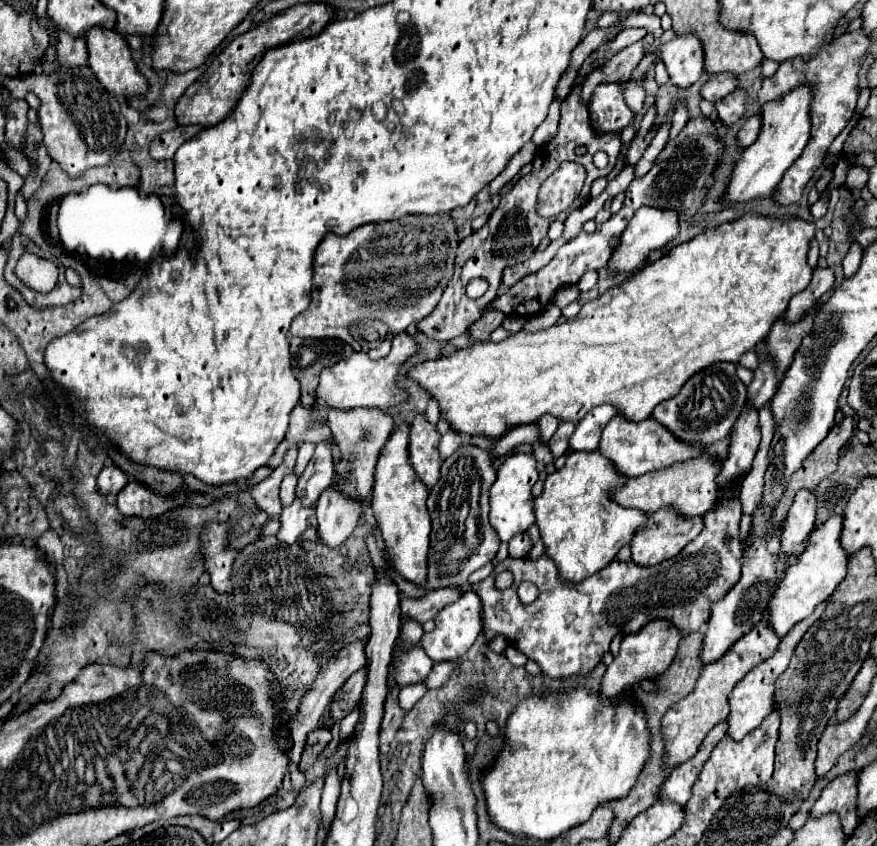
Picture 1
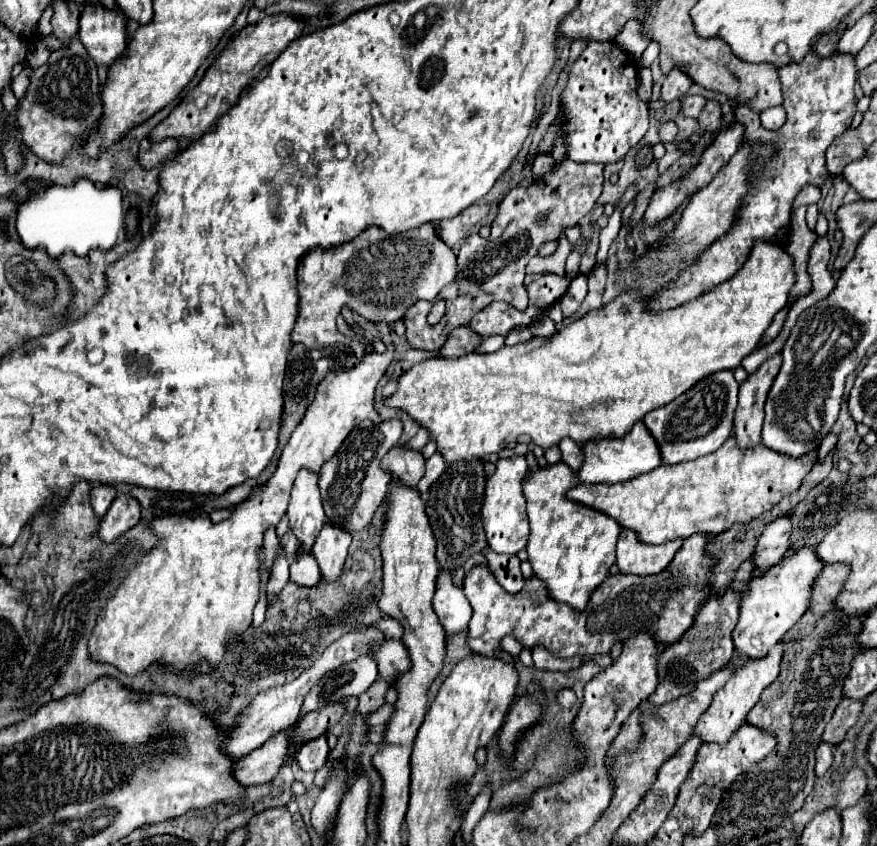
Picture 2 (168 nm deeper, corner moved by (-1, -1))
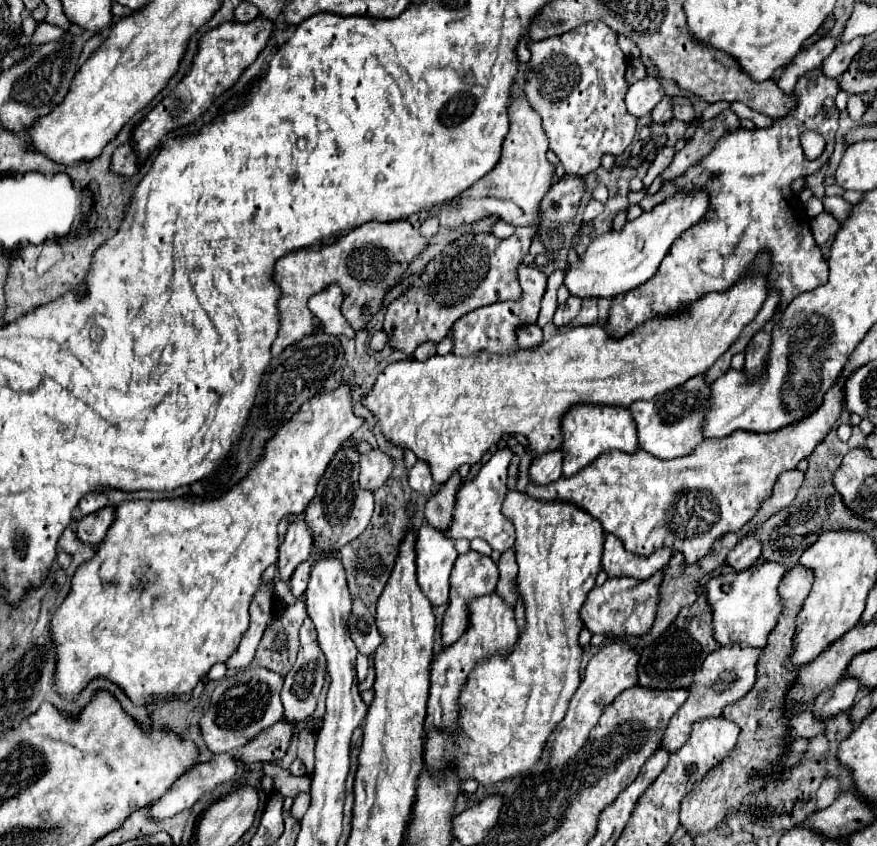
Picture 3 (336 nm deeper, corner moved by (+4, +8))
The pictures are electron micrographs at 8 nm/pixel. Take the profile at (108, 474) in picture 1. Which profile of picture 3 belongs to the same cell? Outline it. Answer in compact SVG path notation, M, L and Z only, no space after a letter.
M97 491L97 493L91 493L91 495L87 495L87 497L83 497L83 499L79 501L79 511L81 511L83 515L89 515L89 513L95 513L95 511L103 509L107 503L109 503L107 495Z

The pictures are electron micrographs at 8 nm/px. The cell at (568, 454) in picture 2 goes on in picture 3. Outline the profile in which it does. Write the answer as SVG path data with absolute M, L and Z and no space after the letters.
M561 449L557 451L547 451L543 453L529 469L529 479L541 485L553 483L561 477L561 467L563 467L563 453Z

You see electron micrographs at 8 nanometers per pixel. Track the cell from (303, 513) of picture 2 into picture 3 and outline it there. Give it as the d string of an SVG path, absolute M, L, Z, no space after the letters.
M289 515L287 535L283 539L283 545L279 547L281 579L289 581L295 567L311 557L311 545L311 527L307 527L303 515Z

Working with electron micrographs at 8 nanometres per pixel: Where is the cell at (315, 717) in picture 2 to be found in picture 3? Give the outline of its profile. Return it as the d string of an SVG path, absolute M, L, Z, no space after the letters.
M281 719L279 723L267 727L263 735L257 735L247 743L247 747L237 755L243 763L265 763L265 761L279 761L285 757L289 741L293 737L297 723Z

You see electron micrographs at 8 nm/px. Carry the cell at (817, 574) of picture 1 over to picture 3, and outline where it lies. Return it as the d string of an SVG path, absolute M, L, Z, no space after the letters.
M763 563L739 573L731 571L707 583L707 597L713 609L715 639L719 645L741 643L747 647L765 647L767 635L775 627L775 619L779 619L783 611L783 599L779 599L779 583L787 571L787 565Z

